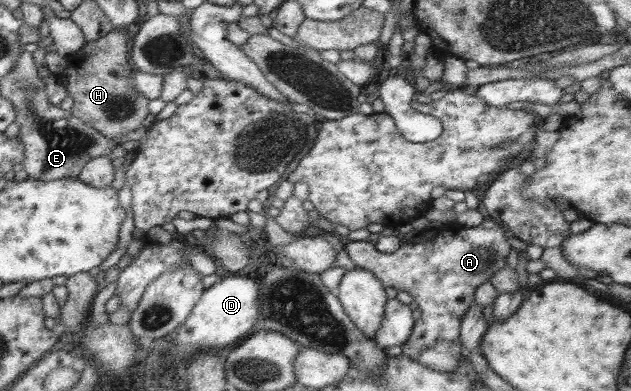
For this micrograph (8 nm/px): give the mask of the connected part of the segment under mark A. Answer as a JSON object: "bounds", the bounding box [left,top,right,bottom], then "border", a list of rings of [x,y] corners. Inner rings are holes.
{"bounds":[344,217,511,372],"border":[[[489,217],[475,227],[465,227],[456,221],[441,223],[436,228],[426,228],[418,234],[417,242],[407,242],[401,240],[400,246],[393,253],[381,253],[375,249],[374,242],[361,240],[344,240],[344,249],[353,261],[356,268],[371,271],[384,286],[393,287],[397,291],[406,291],[413,301],[416,301],[420,318],[414,321],[411,333],[405,342],[401,344],[402,354],[409,359],[414,359],[421,365],[431,369],[451,372],[456,367],[456,361],[463,348],[458,340],[460,321],[465,310],[474,299],[475,287],[480,283],[487,282],[495,273],[503,269],[506,265],[507,254],[511,246],[507,243],[507,230],[498,220]]]}

